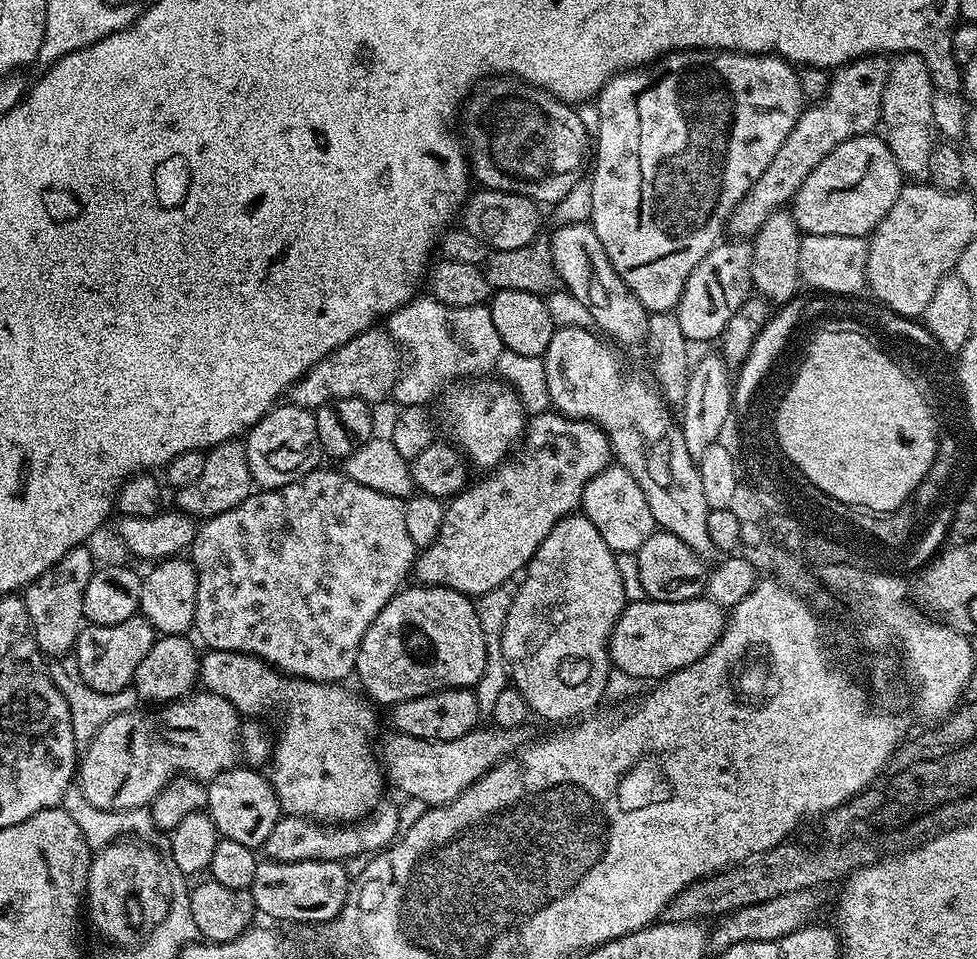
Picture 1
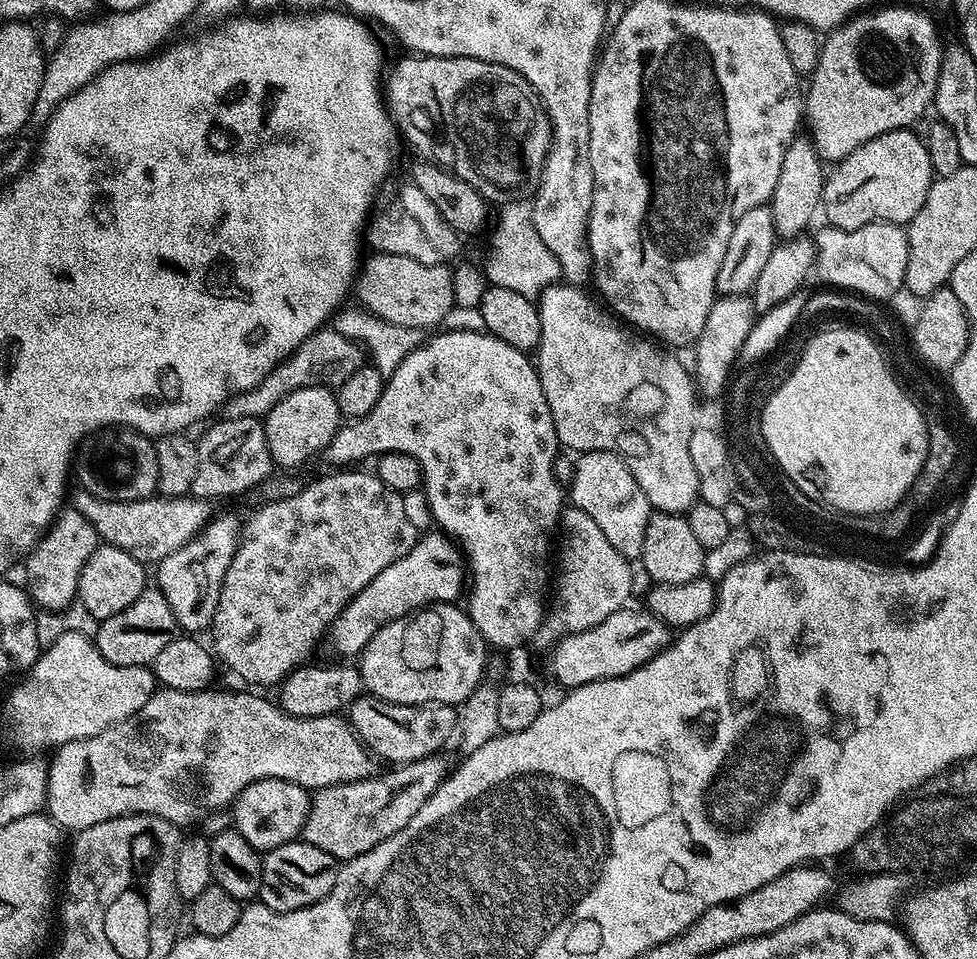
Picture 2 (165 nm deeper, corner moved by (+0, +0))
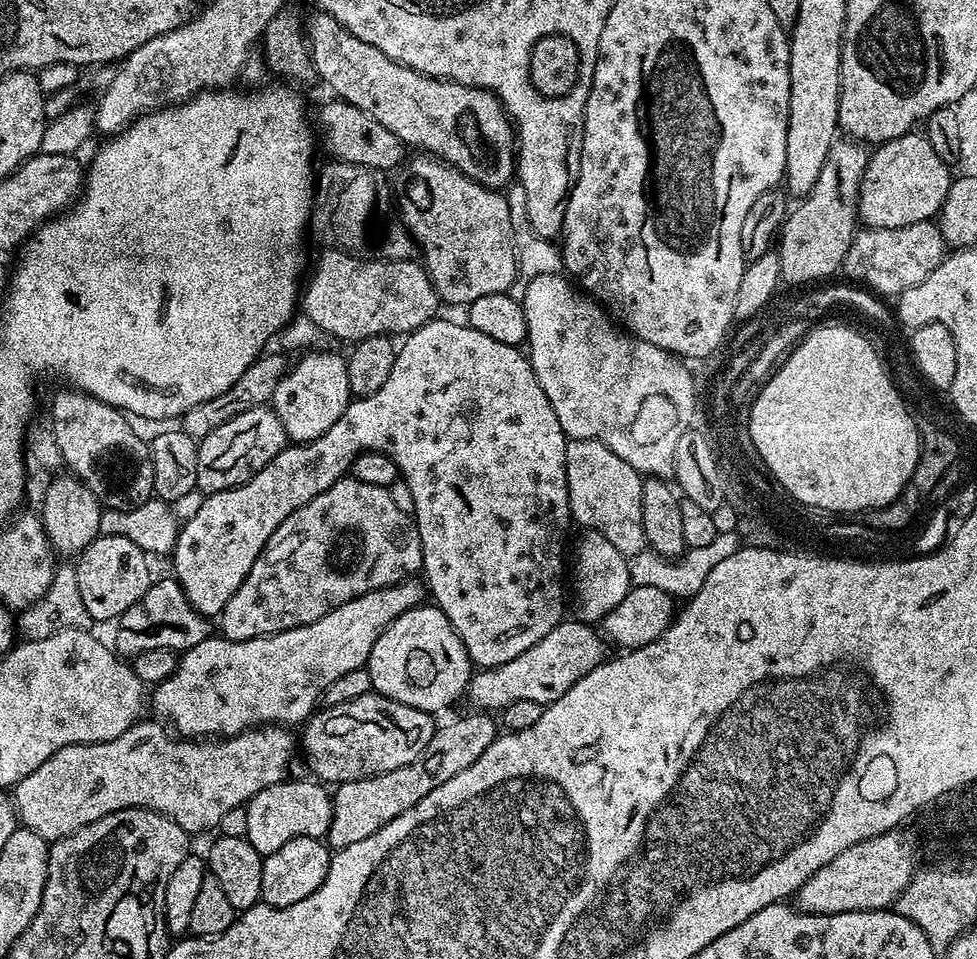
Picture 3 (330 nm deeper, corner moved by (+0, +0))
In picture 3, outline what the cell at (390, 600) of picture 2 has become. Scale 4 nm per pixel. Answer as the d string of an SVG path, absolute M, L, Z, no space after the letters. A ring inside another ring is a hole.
M409 578L399 584L391 584L389 588L367 592L350 602L342 602L342 606L318 618L318 622L310 622L306 626L291 628L273 636L259 636L253 640L225 640L220 634L209 635L208 639L198 642L198 646L187 648L182 653L174 674L155 685L153 692L156 693L153 696L151 693L150 704L152 700L153 706L165 716L163 719L184 738L237 736L240 732L261 725L303 725L317 711L328 687L338 682L342 674L350 674L350 670L365 667L370 658L370 650L374 650L374 642L378 642L380 635L399 616L425 603L425 585L417 580Z

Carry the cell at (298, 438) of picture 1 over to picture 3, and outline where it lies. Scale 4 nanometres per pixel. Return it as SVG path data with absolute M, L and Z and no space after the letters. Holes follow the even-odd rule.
M308 350L296 365L289 367L278 382L270 401L270 407L278 414L289 441L308 444L314 438L326 434L349 406L352 391L348 377L348 361L336 350Z

